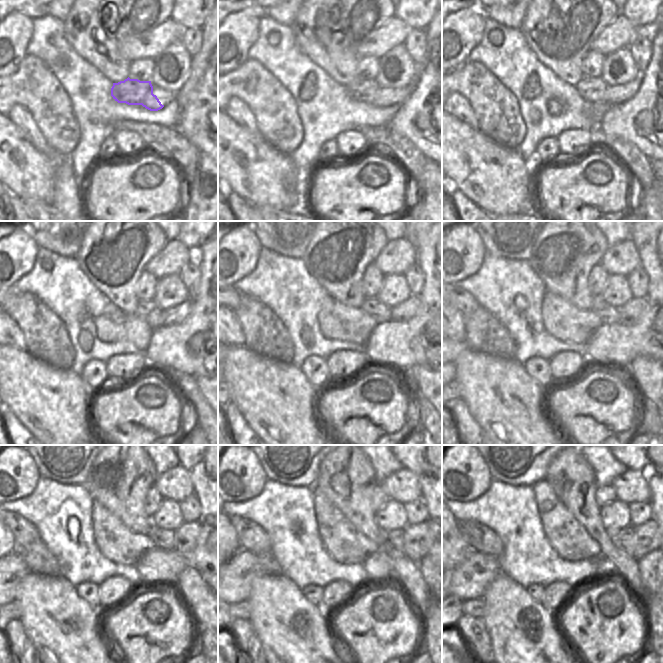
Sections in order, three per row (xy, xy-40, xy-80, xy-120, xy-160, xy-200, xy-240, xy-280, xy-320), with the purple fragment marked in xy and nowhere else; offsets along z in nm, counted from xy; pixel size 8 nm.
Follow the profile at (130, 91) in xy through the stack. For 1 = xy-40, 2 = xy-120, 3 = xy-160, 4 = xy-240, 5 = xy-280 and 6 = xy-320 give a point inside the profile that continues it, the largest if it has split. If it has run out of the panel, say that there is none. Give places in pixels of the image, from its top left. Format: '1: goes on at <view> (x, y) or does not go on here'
1: goes on at xy-40 (365, 90)
2: goes on at xy-120 (149, 311)
3: goes on at xy-160 (382, 313)
4: goes on at xy-240 (161, 538)
5: goes on at xy-280 (388, 536)
6: goes on at xy-320 (614, 536)

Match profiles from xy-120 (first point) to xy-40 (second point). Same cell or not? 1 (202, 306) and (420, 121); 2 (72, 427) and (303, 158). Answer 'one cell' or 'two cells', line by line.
1: one cell
2: two cells

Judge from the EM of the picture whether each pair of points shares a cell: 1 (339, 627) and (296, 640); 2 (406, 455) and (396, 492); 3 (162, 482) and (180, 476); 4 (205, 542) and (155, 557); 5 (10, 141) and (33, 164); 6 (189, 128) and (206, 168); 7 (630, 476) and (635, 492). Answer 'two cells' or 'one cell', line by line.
1: two cells
2: two cells
3: one cell
4: one cell
5: one cell
6: two cells
7: one cell

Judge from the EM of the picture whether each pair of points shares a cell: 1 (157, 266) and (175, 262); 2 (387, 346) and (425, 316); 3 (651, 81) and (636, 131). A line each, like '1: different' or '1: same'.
1: same
2: same
3: same

